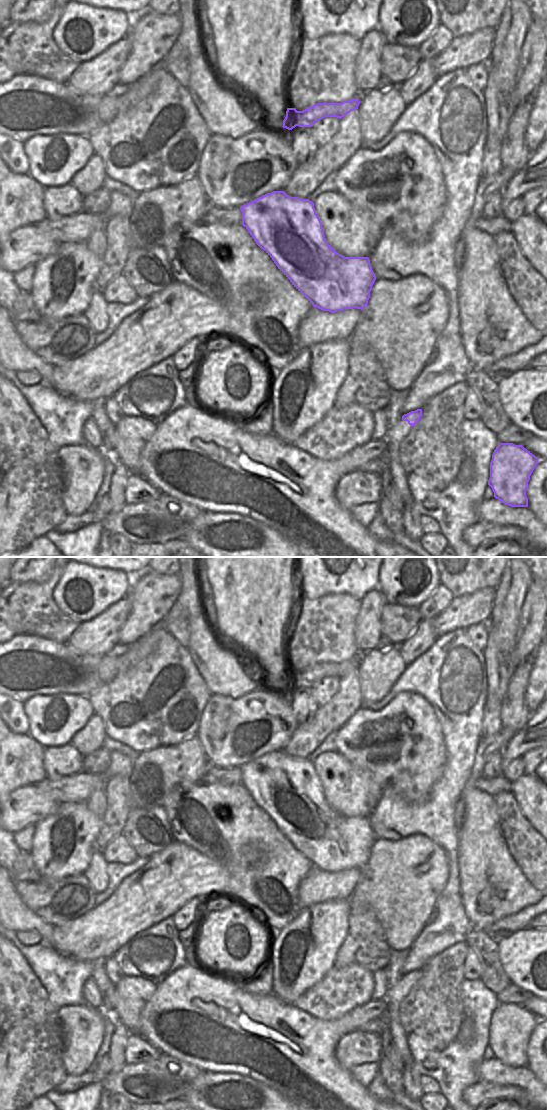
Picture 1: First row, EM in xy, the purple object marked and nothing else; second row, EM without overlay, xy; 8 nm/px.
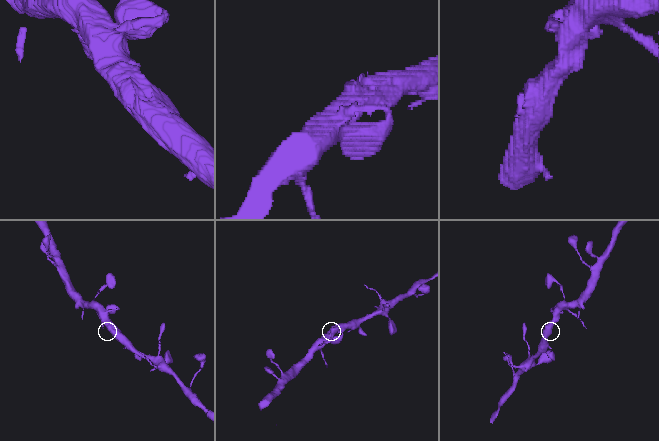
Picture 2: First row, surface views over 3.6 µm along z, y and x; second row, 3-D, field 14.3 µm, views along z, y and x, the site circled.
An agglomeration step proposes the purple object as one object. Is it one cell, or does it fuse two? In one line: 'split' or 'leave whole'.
leave whole

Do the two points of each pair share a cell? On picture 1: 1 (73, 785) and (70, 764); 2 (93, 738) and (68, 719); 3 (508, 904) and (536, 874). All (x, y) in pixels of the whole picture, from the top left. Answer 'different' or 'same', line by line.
1: different
2: different
3: different

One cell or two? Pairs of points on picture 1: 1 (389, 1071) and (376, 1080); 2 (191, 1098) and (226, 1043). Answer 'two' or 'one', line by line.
1: two
2: two

